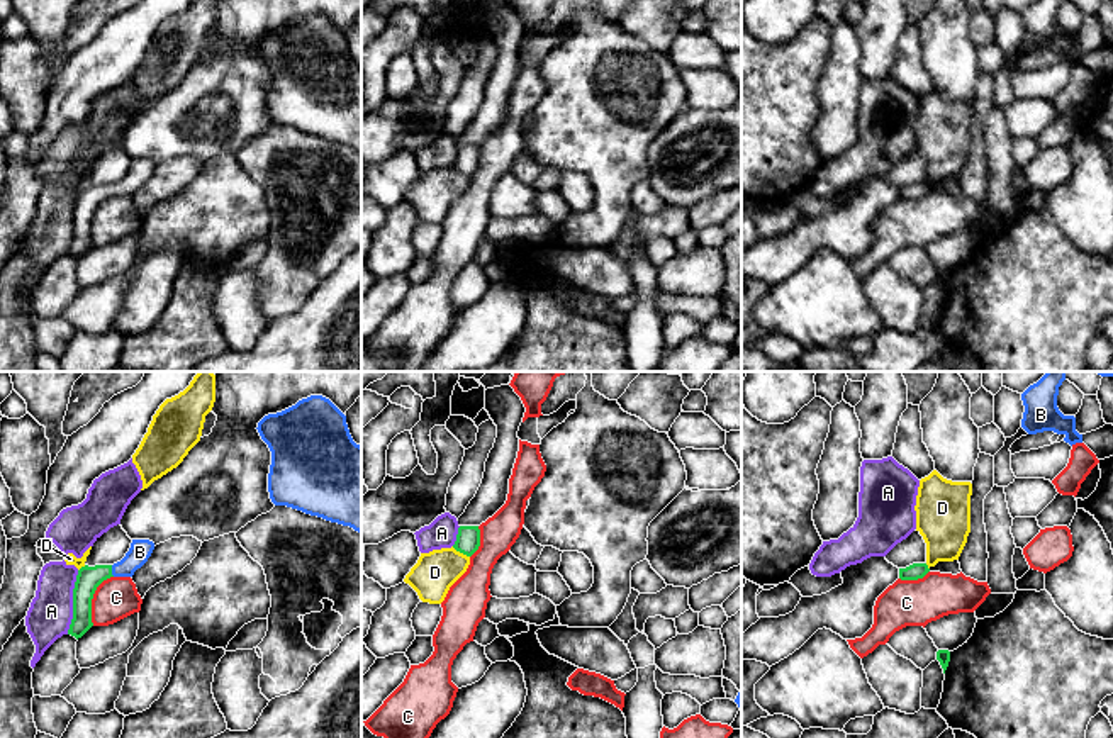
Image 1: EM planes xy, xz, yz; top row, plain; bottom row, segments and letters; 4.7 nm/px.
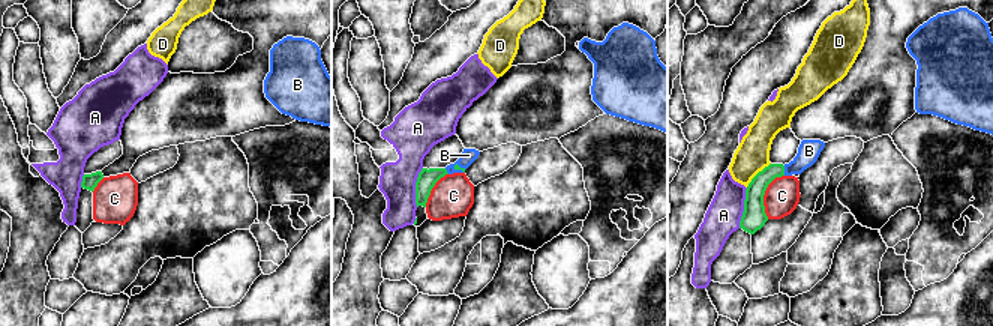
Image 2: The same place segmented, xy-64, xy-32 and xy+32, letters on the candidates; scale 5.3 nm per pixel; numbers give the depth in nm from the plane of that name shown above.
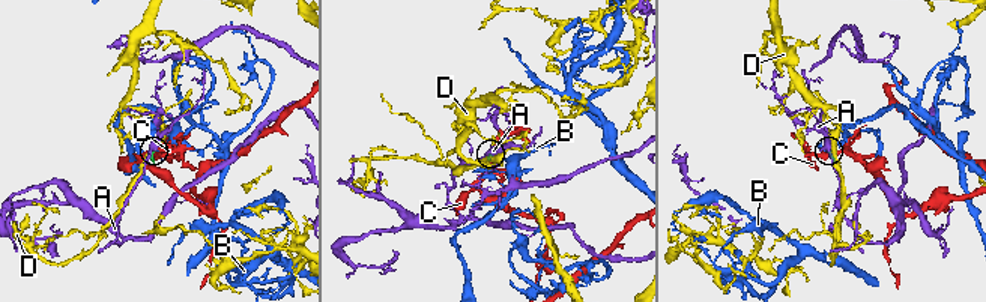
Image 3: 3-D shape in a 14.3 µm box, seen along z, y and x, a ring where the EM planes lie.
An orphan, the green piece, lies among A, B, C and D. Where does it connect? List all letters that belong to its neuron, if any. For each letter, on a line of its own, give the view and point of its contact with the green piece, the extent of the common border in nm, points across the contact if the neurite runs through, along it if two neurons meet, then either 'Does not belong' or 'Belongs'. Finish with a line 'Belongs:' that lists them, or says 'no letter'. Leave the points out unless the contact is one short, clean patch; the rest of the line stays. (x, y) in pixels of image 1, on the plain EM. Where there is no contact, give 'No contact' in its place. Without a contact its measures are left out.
A: Touches green at xy (73, 223). Shared border 300 nm. Boundary: xy (78, 190), (73, 209), (73, 238), (67, 253). Does not belong
B: Touches green at xy (111, 190). Shared border 60 nm. Path across: xy (89, 199), (111, 190), (123, 189), (139, 172). Belongs
C: Touches green at xy (92, 218). Shared border 260 nm. Boundary: xy (112, 195), (94, 214), (92, 245). Does not belong
D: Touches green at xz (460, 172). Shared border 100 nm. Boundary: xz (452, 167), (469, 177). Does not belong
Belongs: B

